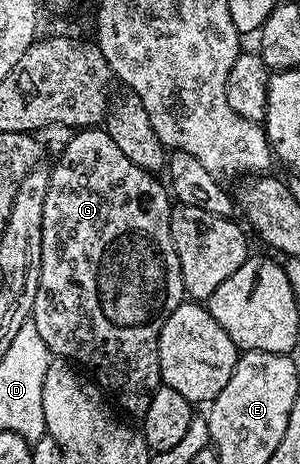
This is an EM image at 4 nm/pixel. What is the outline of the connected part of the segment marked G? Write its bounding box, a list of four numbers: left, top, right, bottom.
[32,128,184,416]

